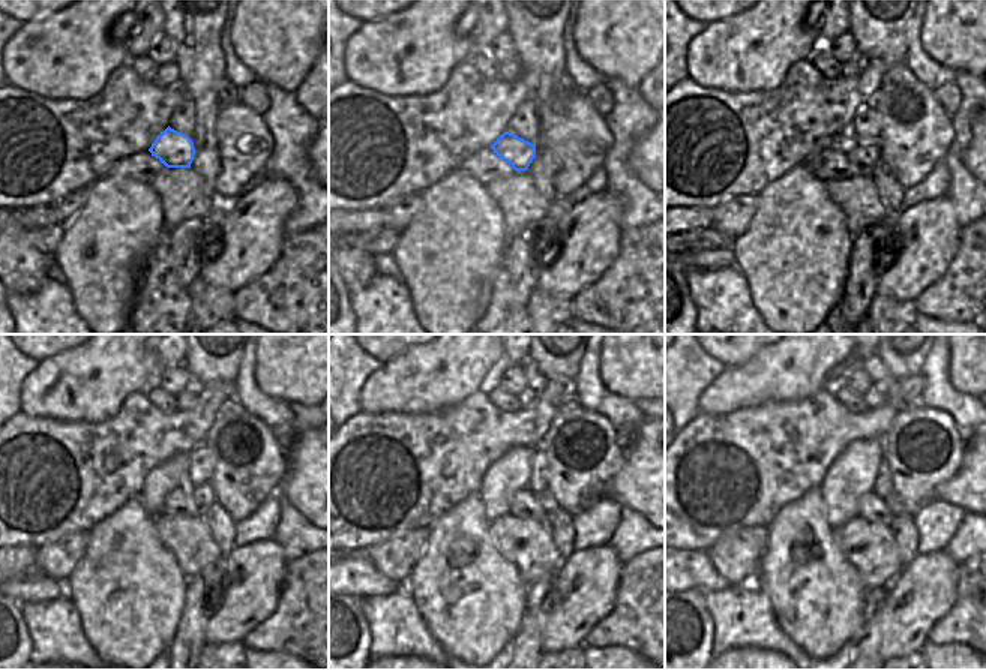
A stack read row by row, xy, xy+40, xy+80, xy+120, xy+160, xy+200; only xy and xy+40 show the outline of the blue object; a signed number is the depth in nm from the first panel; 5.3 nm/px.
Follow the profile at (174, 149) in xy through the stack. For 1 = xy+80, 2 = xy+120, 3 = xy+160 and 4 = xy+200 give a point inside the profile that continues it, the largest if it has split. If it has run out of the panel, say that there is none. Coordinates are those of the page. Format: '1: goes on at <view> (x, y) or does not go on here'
1: goes on at xy+80 (865, 156)
2: goes on at xy+120 (203, 495)
3: goes on at xy+160 (545, 498)
4: goes on at xy+200 (896, 505)

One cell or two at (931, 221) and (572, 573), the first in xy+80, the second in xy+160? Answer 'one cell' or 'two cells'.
one cell

